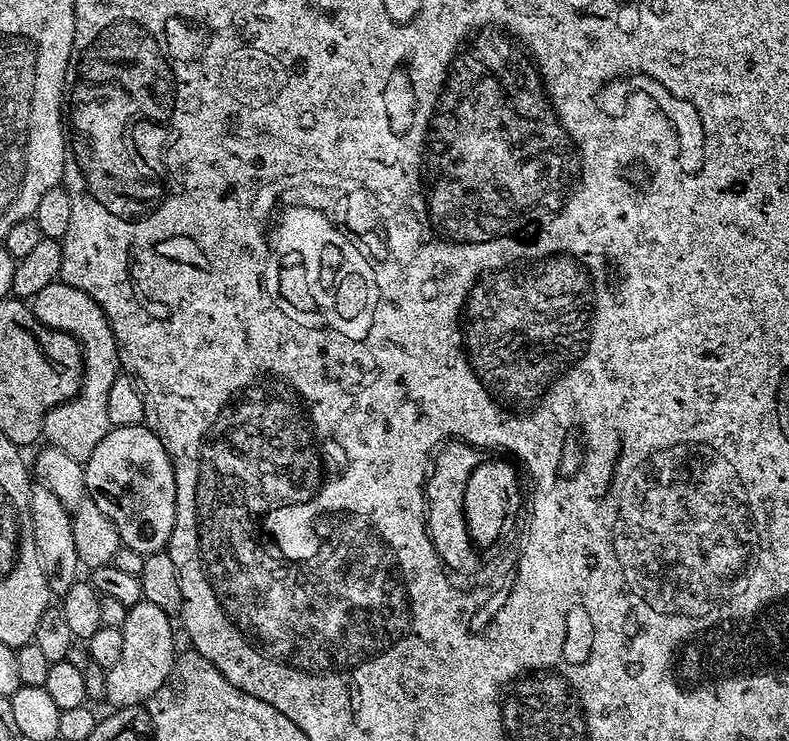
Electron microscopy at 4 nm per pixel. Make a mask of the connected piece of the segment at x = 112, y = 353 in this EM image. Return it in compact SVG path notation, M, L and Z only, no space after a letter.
M56 279L37 292L30 300L30 307L38 322L54 330L69 332L80 344L84 359L84 377L80 383L80 391L73 400L62 402L49 410L44 419L42 436L47 447L63 450L75 460L86 461L112 427L106 405L110 386L114 386L114 378L122 375L120 348L116 345L114 330L108 316L98 306L98 302L90 298L90 294L78 290L78 286L65 284L61 279Z

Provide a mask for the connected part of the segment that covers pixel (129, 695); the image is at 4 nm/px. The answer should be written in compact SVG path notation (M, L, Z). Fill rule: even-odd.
M149 600L129 608L126 622L120 629L122 634L122 655L114 666L106 670L106 694L104 700L112 703L113 709L135 708L147 705L148 700L170 674L178 655L176 636L172 633L173 617L166 610L154 606Z

